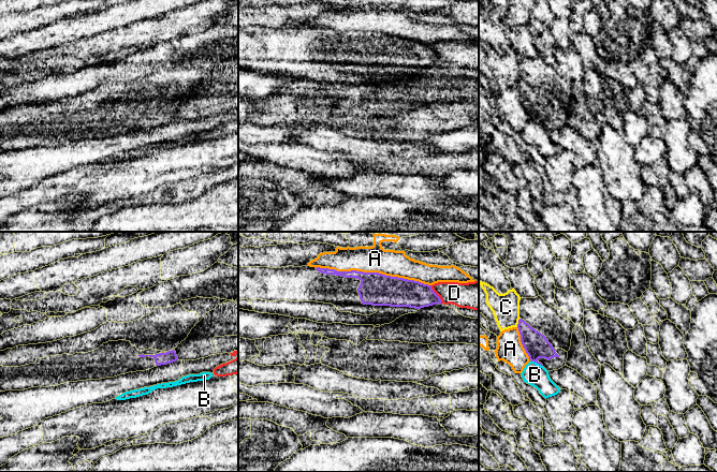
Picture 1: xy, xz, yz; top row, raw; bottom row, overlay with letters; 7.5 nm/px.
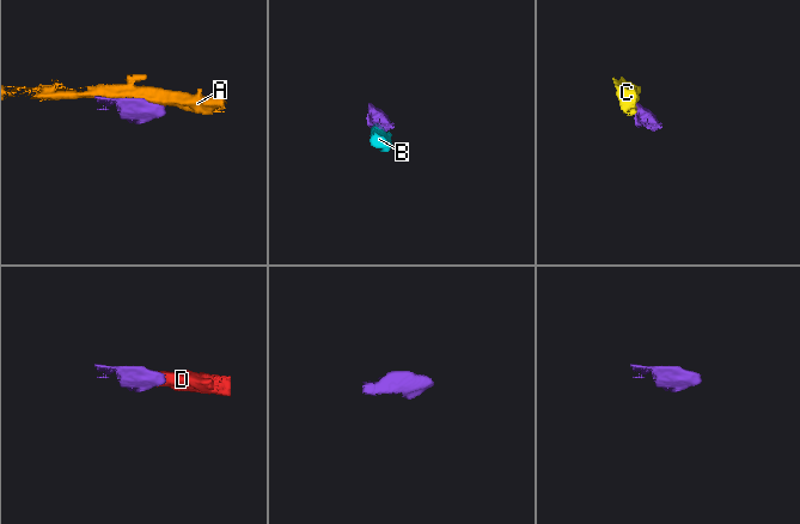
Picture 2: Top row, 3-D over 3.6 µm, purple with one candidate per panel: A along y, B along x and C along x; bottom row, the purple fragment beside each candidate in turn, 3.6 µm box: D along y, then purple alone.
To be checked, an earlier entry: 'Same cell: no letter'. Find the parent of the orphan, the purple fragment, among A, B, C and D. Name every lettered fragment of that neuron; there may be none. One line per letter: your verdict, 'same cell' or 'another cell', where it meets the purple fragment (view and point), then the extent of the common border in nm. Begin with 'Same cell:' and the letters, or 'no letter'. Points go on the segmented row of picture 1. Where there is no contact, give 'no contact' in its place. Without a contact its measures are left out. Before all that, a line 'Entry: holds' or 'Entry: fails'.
Entry: holds
Same cell: no letter
A: another cell; contact xz (372, 273); length 850 nm
B: another cell; contact yz (537, 363); length 100 nm
C: another cell; contact yz (518, 322); length 80 nm
D: another cell; contact xz (436, 294); length 160 nm

